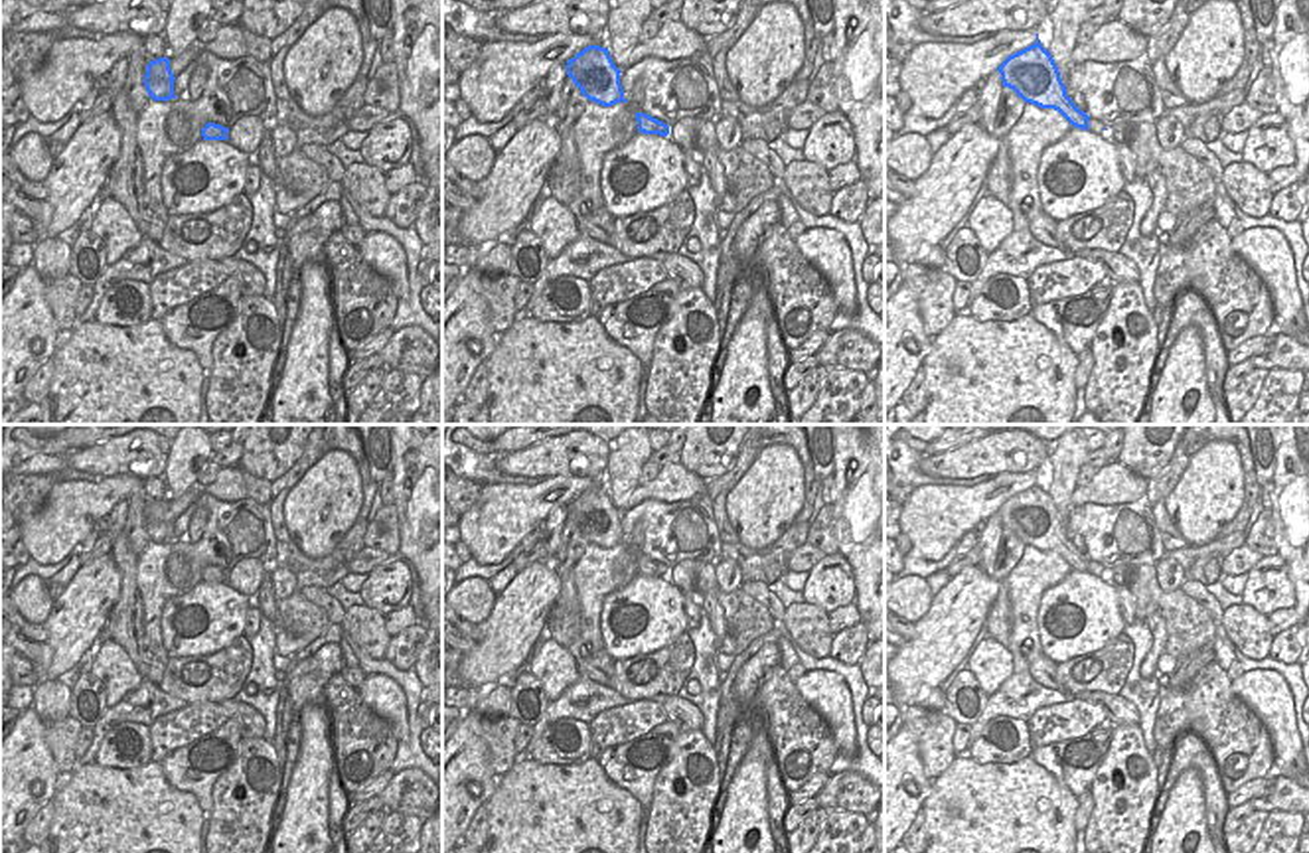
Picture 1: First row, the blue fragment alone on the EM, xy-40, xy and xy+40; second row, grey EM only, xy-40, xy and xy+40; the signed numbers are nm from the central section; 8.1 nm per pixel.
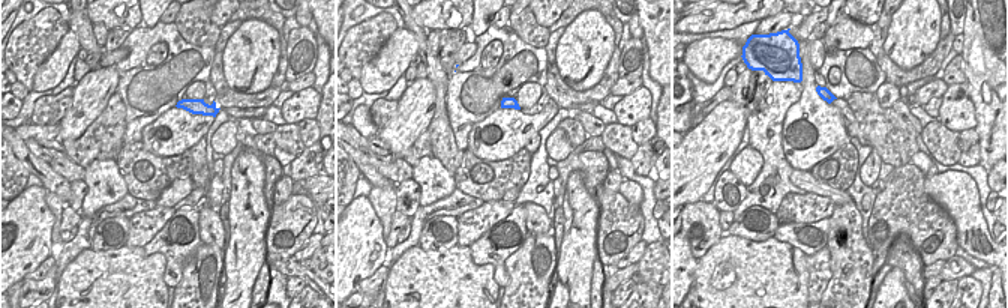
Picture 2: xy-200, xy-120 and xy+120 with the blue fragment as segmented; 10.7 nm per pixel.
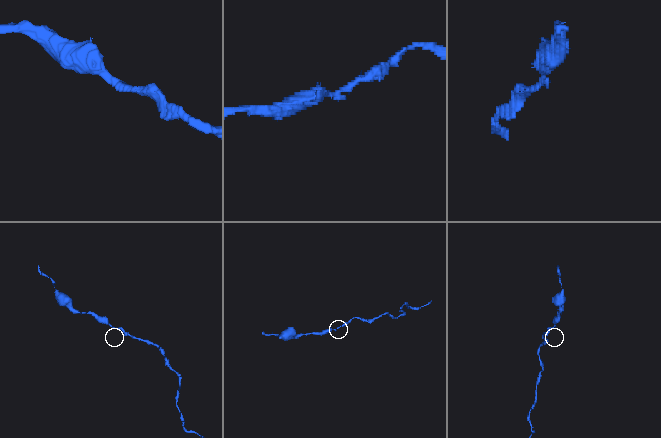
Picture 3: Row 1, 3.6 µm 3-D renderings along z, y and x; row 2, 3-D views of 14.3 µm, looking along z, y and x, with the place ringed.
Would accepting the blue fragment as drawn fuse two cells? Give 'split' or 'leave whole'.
leave whole

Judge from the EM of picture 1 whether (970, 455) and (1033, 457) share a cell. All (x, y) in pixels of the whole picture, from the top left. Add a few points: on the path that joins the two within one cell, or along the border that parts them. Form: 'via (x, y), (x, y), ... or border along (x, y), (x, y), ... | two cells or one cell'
via (986, 457), (1017, 457) | one cell

